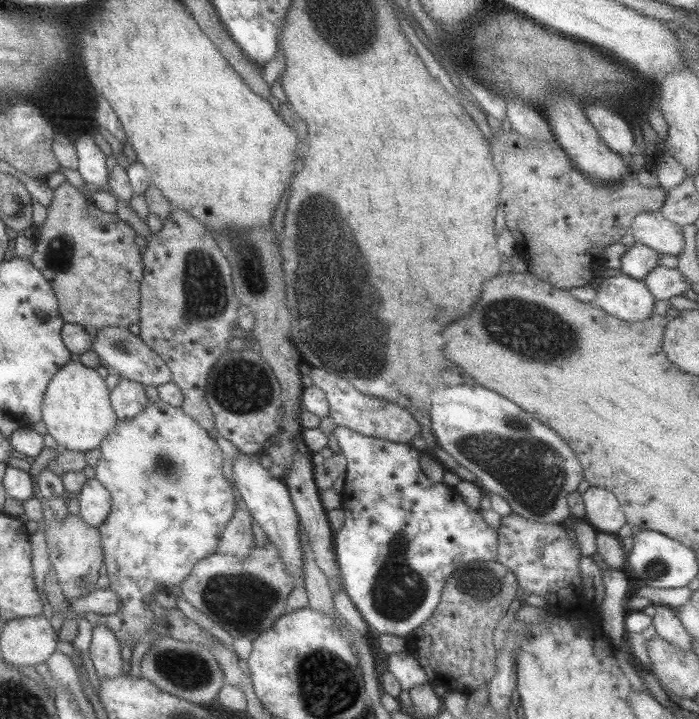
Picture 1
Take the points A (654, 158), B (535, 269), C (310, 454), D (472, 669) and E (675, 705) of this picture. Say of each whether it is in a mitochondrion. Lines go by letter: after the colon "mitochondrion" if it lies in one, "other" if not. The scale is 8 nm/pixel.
A: other
B: other
C: other
D: other
E: other

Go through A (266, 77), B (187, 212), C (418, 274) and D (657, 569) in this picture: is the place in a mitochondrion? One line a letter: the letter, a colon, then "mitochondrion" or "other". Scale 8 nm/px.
A: other
B: other
C: other
D: mitochondrion

